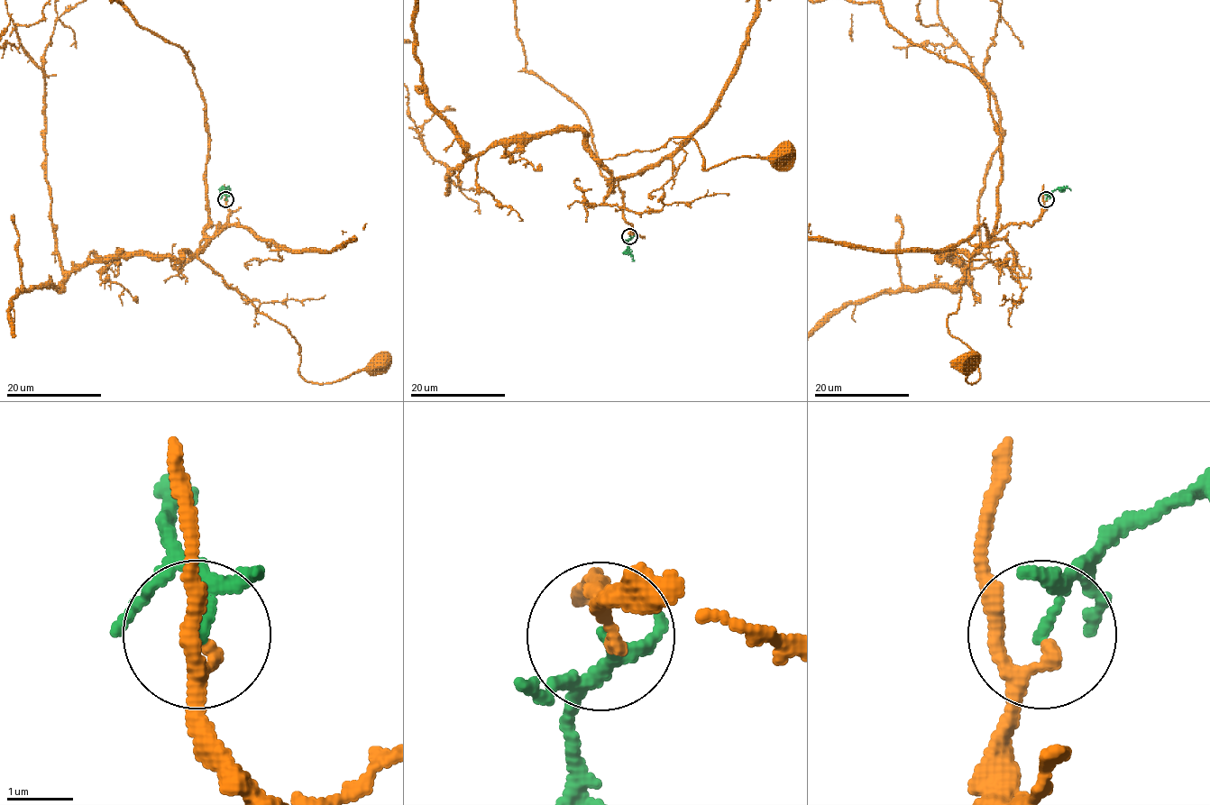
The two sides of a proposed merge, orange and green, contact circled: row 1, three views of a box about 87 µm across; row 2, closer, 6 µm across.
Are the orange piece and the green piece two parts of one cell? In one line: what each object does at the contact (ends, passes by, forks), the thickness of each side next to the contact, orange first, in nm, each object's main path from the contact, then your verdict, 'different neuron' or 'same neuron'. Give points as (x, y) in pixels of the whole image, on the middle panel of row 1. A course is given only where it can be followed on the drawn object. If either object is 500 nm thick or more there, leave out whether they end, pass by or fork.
orange passes by; green passes by; 160 nm thick on the orange side, 120 nm on the other; orange runs (630, 236), (623, 192), (603, 159), (659, 150), (672, 138), (691, 138), (709, 169), (728, 160), (784, 154); green runs (629, 236), (632, 260); different neuron

